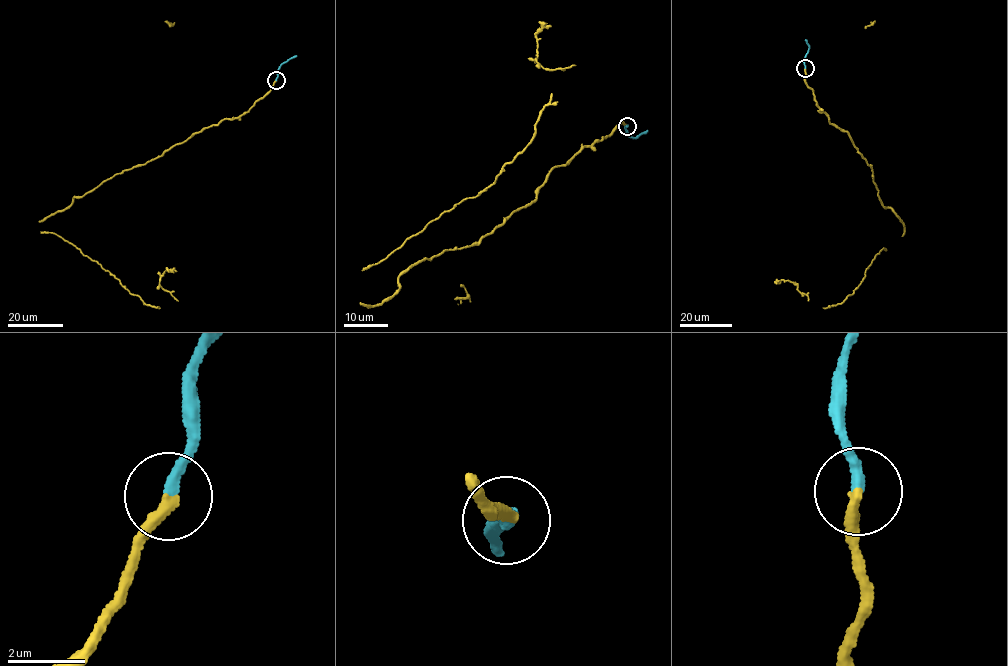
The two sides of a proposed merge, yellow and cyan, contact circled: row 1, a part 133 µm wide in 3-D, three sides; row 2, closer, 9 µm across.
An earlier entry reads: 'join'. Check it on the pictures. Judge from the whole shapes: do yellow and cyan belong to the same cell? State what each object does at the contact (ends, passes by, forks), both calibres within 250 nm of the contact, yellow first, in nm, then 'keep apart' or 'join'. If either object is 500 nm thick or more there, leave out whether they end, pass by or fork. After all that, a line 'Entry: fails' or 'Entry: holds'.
yellow ends there; cyan ends there; 320 nm thick on the yellow side, 280 nm on the other; join
Entry: holds

